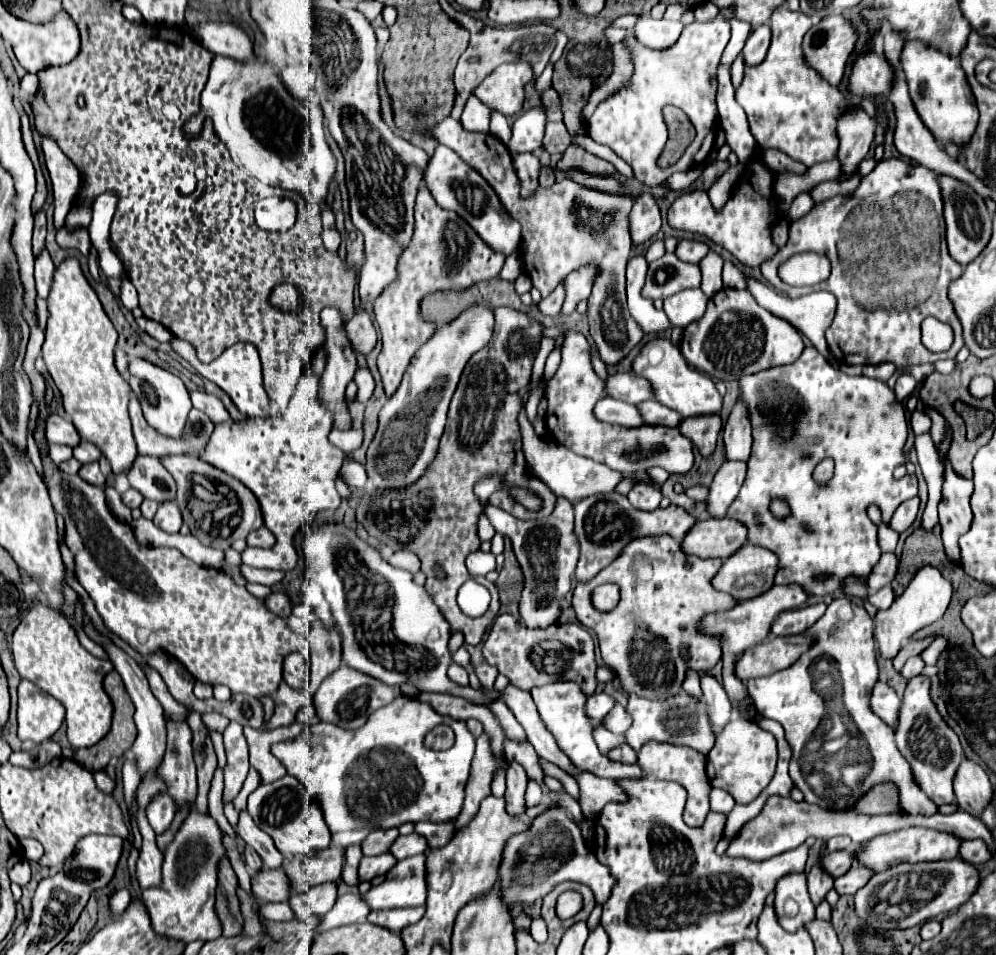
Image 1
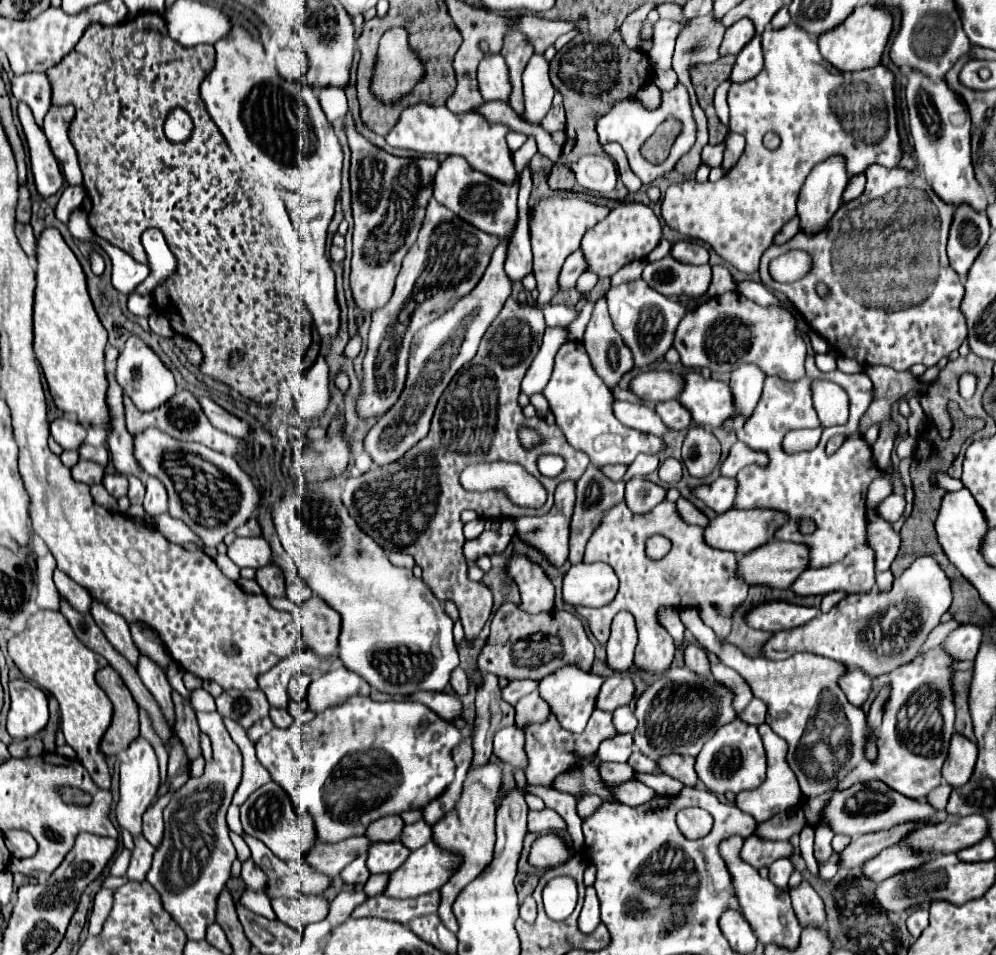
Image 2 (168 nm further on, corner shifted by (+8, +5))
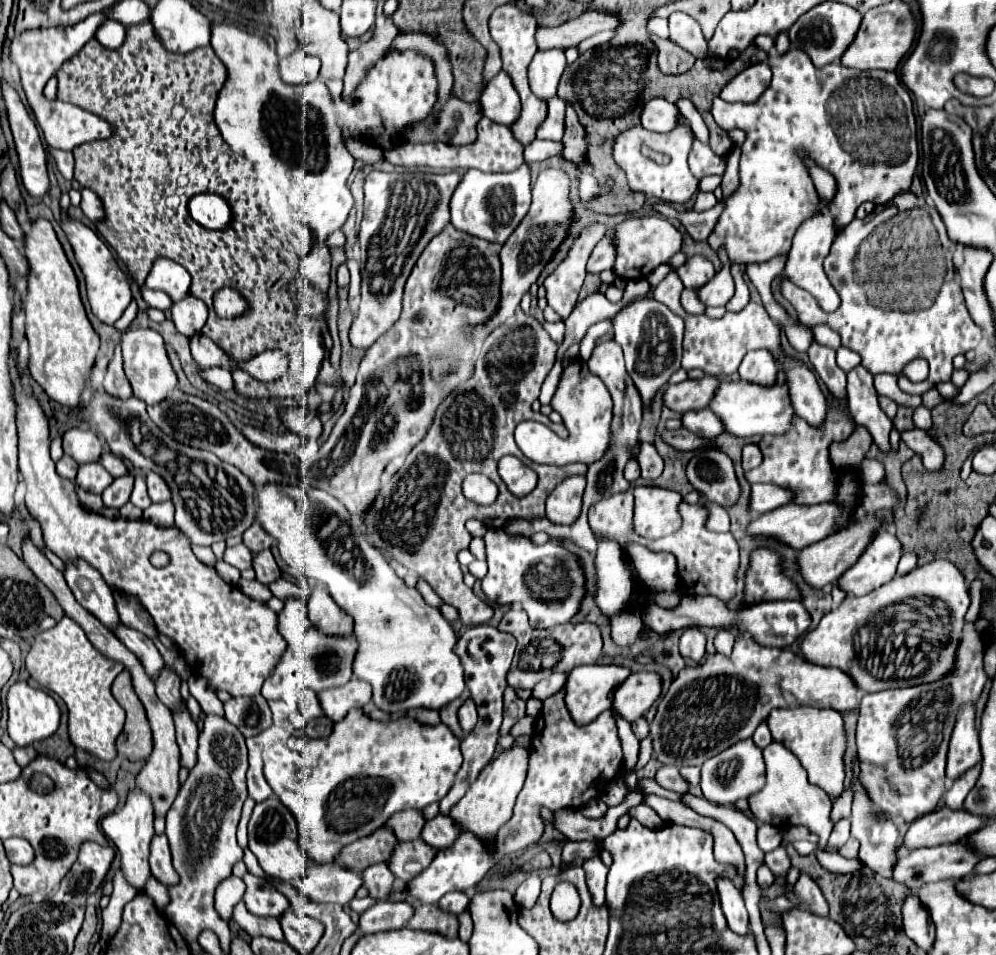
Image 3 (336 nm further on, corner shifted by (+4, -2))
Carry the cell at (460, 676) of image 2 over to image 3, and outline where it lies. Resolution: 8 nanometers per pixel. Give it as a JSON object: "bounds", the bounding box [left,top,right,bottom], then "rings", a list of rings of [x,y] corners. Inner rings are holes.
{"bounds":[458,699,476,735],"rings":[[[468,699],[460,711],[458,711],[458,719],[460,719],[460,727],[464,731],[464,735],[470,733],[470,729],[476,725],[476,705],[472,699]]]}

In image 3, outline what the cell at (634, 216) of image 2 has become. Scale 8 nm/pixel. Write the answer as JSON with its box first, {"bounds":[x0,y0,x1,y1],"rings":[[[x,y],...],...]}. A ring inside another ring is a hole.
{"bounds":[614,217,682,279],"rings":[[[630,217],[616,225],[616,247],[618,257],[614,263],[614,273],[626,279],[642,279],[648,277],[658,265],[668,261],[674,253],[680,251],[682,235],[674,229],[674,225],[664,217]]]}

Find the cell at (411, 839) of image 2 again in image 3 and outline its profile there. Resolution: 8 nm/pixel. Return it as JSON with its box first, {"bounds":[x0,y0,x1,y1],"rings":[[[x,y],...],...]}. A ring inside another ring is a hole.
{"bounds":[422,815,462,849],"rings":[[[436,815],[434,819],[430,819],[424,825],[422,839],[436,849],[444,849],[444,847],[452,845],[456,841],[456,837],[460,837],[460,833],[462,833],[462,829],[460,829],[460,825],[456,825],[456,821],[452,821],[452,817]]]}

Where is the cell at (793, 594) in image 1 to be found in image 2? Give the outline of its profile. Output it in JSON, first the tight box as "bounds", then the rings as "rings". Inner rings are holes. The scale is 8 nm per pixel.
{"bounds":[792,546,874,596],"rings":[[[870,546],[852,550],[844,560],[834,562],[832,566],[818,568],[818,570],[804,570],[796,582],[792,584],[792,592],[798,596],[816,596],[816,594],[828,594],[834,590],[842,590],[846,594],[864,594],[874,588],[874,550]]]}

